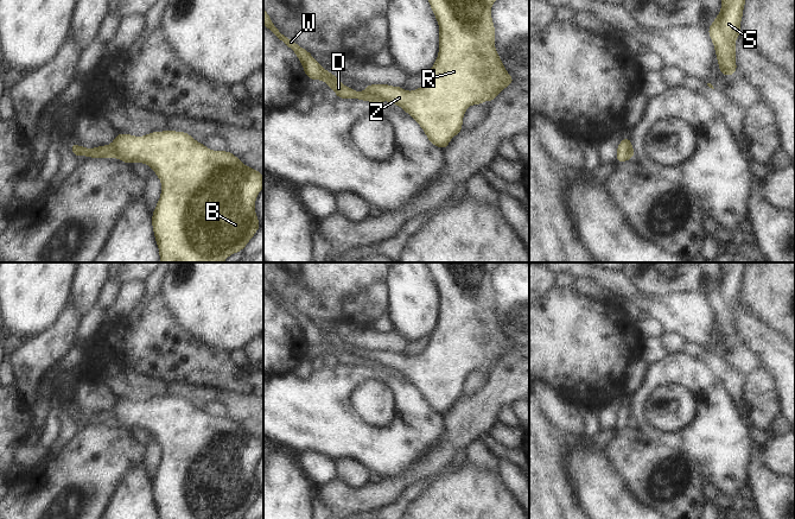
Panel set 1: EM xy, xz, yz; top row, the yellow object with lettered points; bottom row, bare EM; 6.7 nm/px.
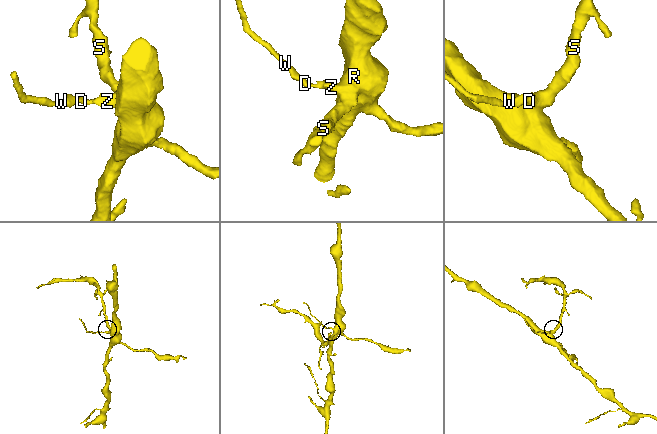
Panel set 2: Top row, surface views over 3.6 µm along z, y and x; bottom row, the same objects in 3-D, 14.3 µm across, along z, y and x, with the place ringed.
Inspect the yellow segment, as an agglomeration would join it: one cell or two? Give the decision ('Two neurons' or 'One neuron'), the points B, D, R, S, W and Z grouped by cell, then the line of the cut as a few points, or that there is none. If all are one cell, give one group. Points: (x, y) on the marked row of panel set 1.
Two neurons. Groups: B R S Z / D W. Split along xz (366, 90), (376, 95), (382, 101).

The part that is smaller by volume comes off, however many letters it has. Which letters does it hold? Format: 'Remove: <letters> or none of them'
Remove: D, W

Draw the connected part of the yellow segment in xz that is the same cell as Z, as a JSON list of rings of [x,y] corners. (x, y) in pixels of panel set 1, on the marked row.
[[[427,0],[430,6],[434,13],[434,17],[439,25],[439,53],[432,68],[430,69],[428,77],[426,82],[418,89],[413,91],[406,91],[403,87],[393,87],[390,84],[365,84],[365,91],[380,97],[382,101],[389,101],[399,107],[401,107],[411,118],[413,118],[422,128],[427,139],[434,146],[445,150],[450,144],[451,139],[463,131],[463,116],[468,107],[472,105],[482,106],[485,100],[489,100],[490,103],[495,101],[497,95],[505,89],[509,84],[511,84],[515,78],[508,74],[505,70],[502,59],[500,58],[496,49],[495,49],[495,27],[491,18],[491,6],[496,0]]]

